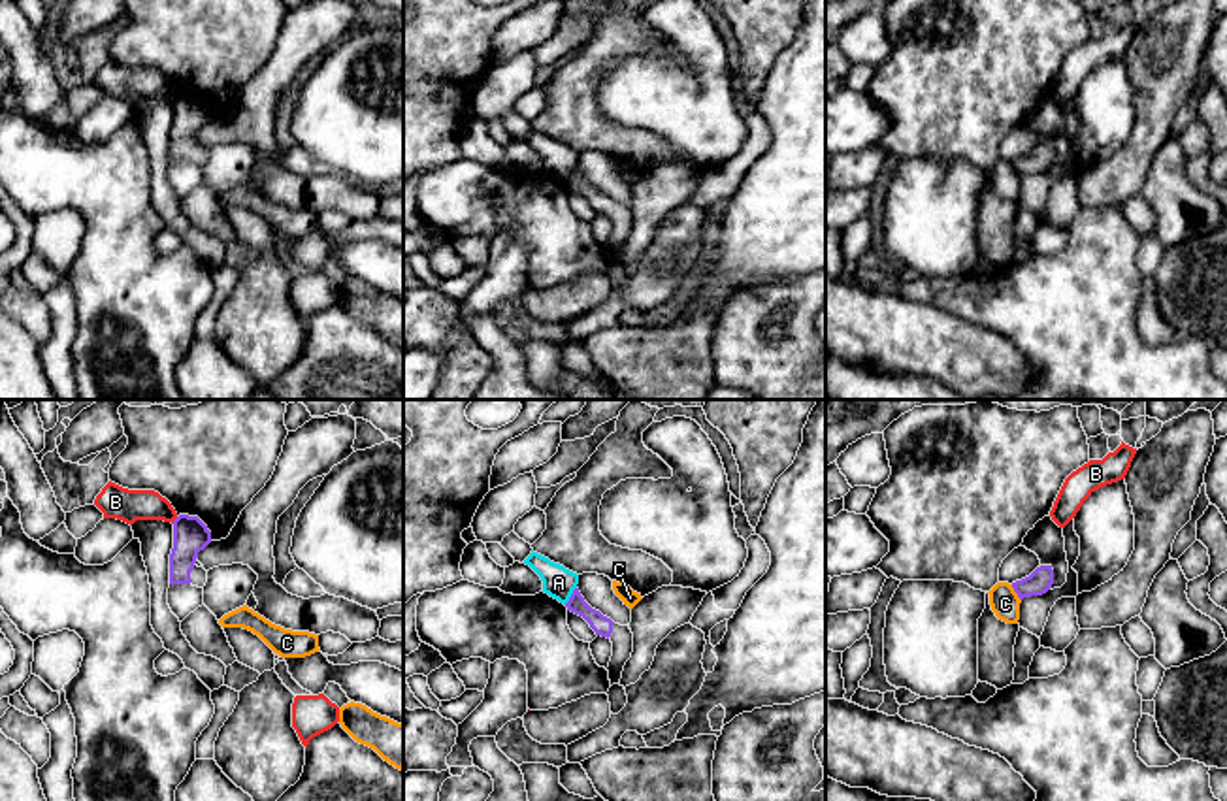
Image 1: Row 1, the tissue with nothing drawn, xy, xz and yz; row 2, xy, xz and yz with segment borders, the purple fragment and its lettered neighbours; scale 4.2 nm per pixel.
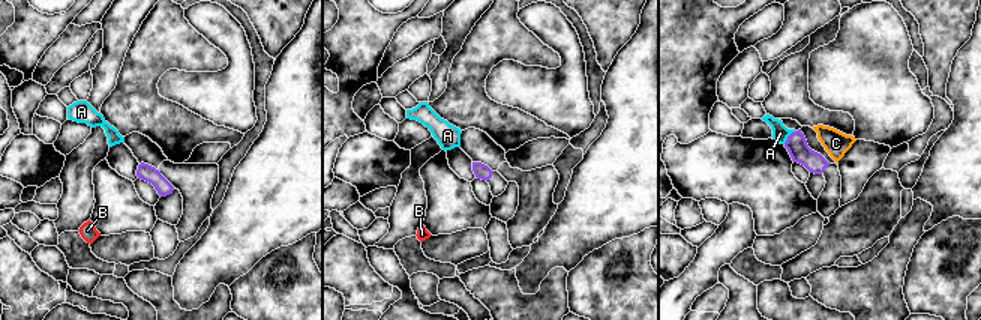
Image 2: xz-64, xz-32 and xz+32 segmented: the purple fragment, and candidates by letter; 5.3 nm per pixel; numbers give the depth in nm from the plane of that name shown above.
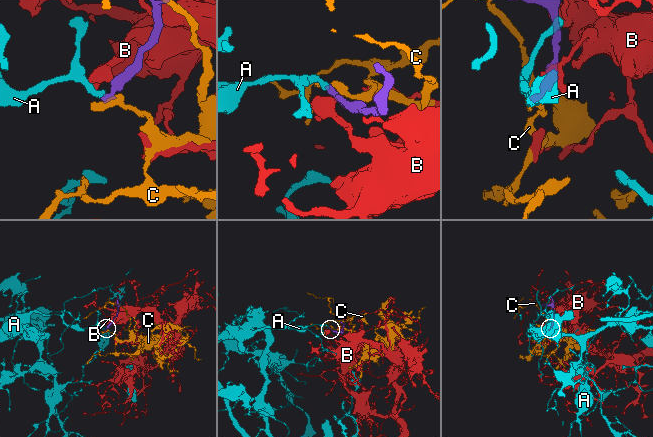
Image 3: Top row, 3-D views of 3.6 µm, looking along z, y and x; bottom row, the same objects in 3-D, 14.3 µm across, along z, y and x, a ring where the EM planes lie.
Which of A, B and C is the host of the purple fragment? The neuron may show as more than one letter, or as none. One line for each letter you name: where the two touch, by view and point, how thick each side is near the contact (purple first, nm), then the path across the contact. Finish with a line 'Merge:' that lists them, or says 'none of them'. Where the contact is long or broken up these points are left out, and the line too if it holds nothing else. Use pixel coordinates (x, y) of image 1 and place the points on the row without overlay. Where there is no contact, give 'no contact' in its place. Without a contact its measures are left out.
Merge: none of them

